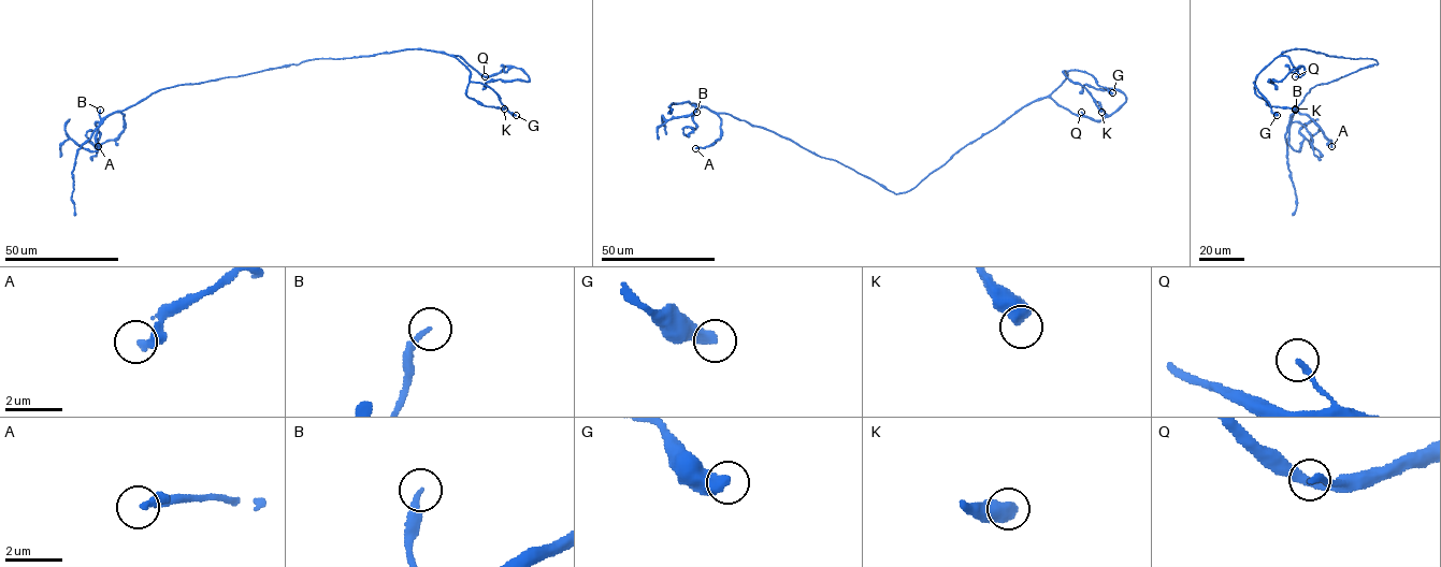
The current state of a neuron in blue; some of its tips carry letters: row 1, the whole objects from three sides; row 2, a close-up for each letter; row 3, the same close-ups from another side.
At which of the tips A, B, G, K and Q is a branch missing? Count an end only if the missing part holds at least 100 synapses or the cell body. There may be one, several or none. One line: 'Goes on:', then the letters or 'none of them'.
Goes on: none of them

